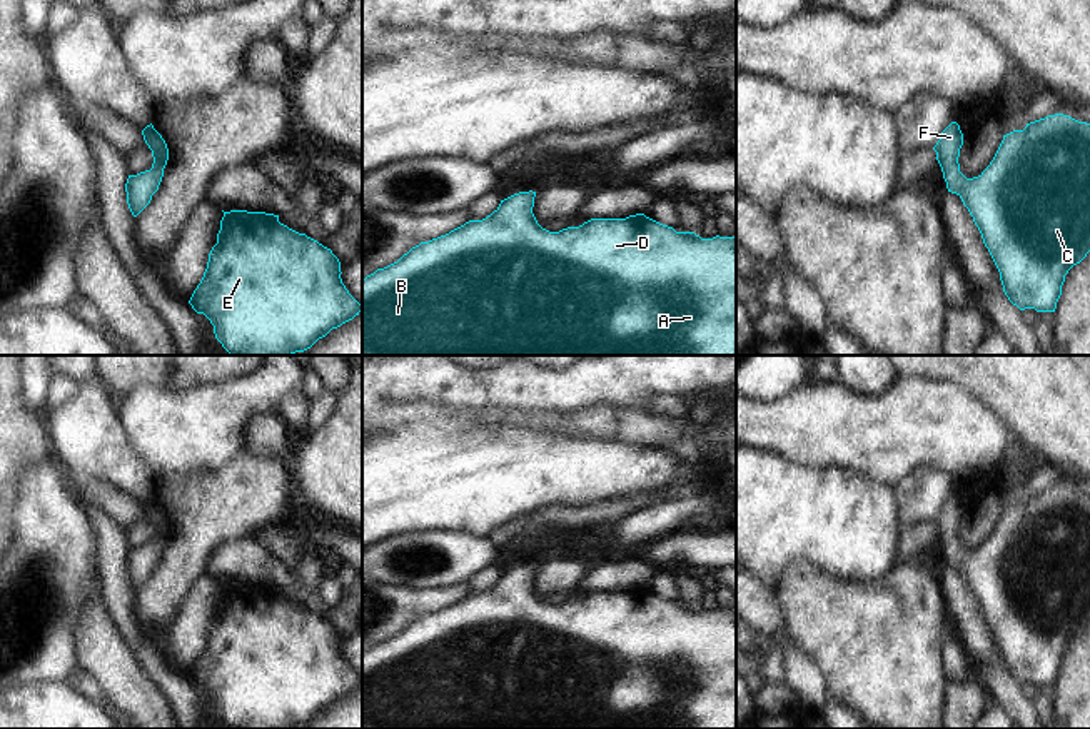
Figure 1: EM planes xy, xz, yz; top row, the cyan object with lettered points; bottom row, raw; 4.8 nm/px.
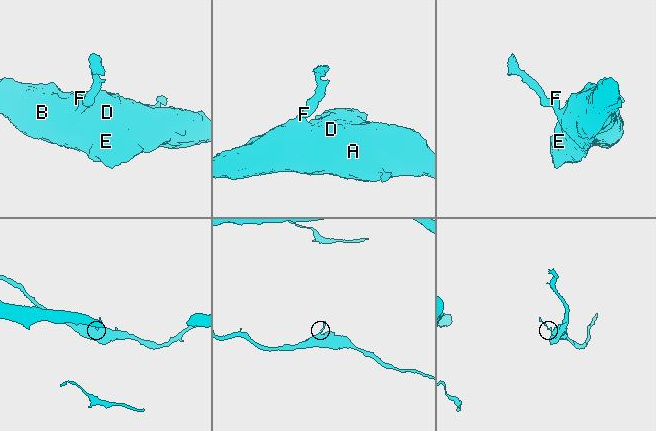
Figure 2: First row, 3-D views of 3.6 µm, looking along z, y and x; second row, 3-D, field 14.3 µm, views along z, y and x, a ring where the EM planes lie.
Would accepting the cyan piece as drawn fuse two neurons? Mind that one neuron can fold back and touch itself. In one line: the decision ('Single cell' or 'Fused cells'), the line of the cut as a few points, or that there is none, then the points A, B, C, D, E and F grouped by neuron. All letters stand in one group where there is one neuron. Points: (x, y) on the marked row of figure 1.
Single cell. No split. Groups: A B C D E F.

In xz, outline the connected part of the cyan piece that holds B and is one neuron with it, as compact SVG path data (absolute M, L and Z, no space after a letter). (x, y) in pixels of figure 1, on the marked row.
M532 190L514 194L486 219L421 242L397 262L362 279L362 355L736 355L736 237L701 239L644 214L591 219L579 227L549 232L532 214L534 197Z

